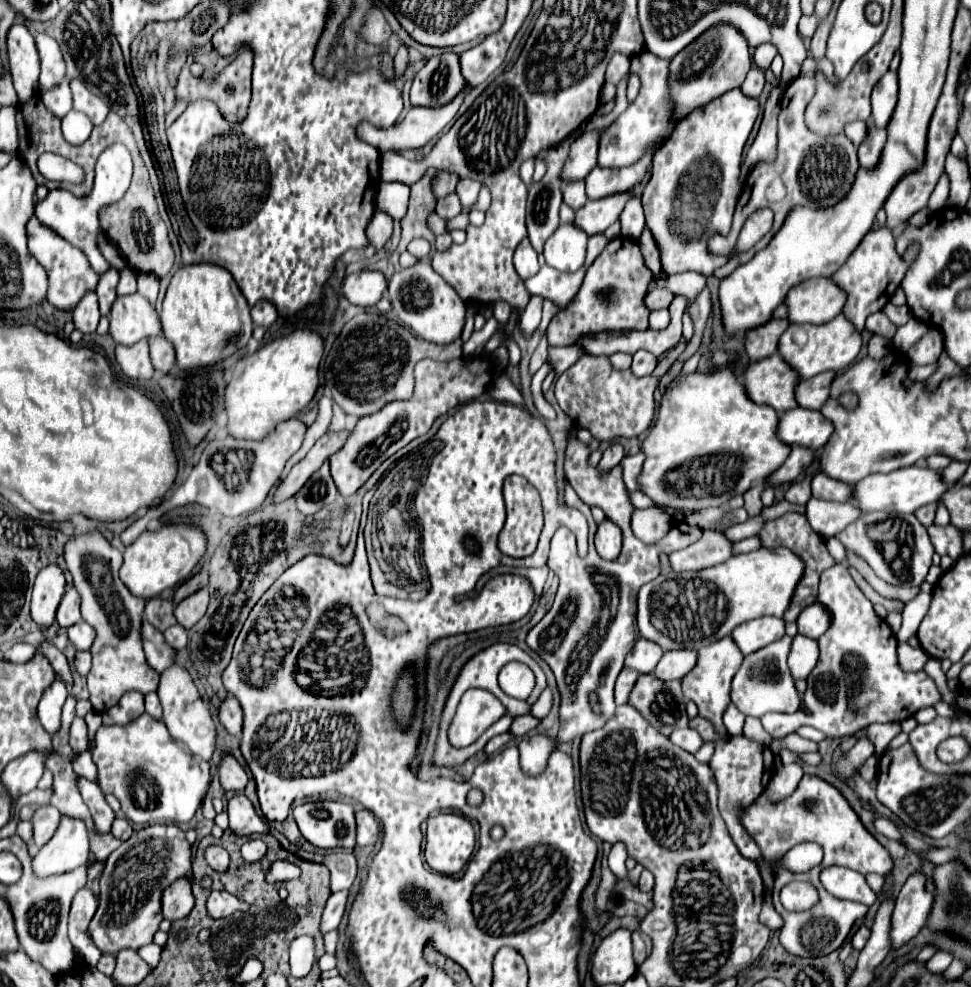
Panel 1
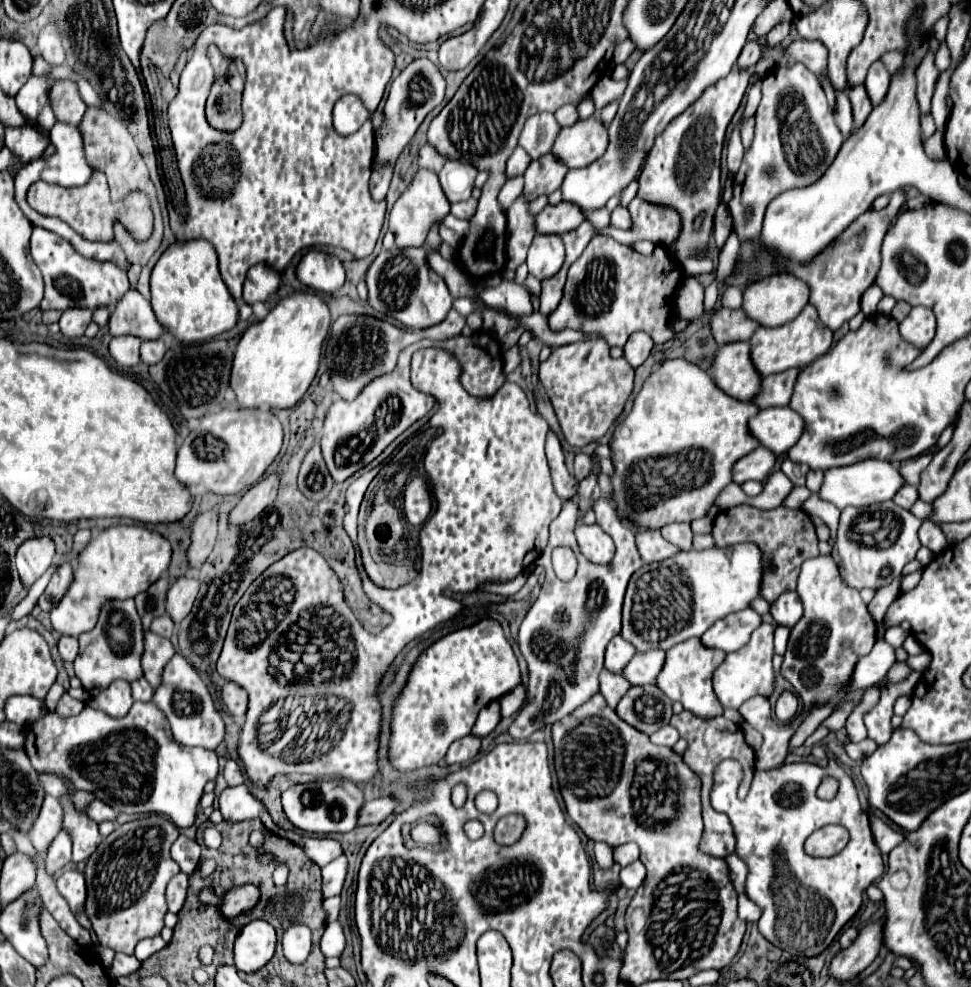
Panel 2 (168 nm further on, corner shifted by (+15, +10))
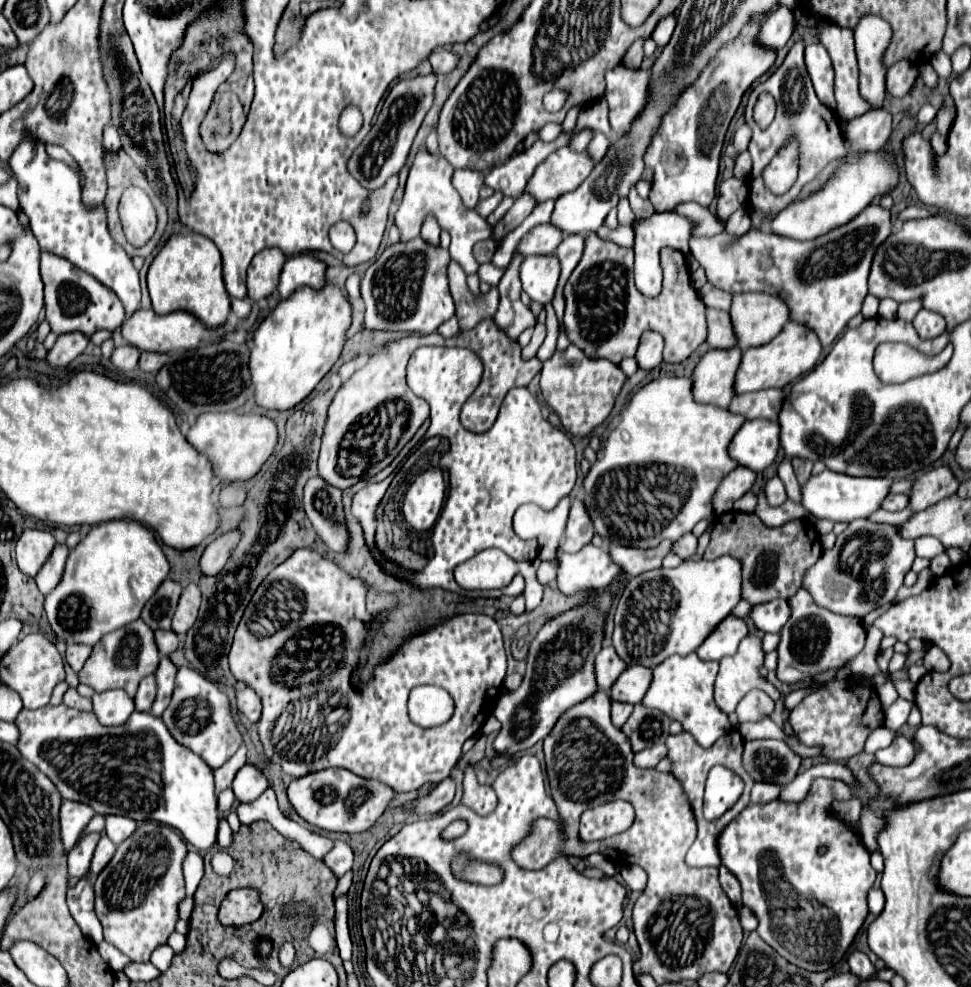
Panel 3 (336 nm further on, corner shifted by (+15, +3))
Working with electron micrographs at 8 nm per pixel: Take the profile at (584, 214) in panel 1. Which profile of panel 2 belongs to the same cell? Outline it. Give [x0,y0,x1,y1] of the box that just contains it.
[535,201,585,235]

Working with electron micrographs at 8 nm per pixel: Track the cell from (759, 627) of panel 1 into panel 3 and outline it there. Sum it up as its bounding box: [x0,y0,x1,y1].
[697,616,747,660]

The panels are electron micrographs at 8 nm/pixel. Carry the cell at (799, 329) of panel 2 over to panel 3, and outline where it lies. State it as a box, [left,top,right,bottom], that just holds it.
[735,322,821,394]

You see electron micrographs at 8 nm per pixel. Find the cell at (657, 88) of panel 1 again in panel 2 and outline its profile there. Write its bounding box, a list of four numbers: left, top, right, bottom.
[551,117,607,169]

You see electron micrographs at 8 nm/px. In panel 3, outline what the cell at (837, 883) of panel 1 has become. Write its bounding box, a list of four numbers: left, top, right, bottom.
[867,888,885,916]

